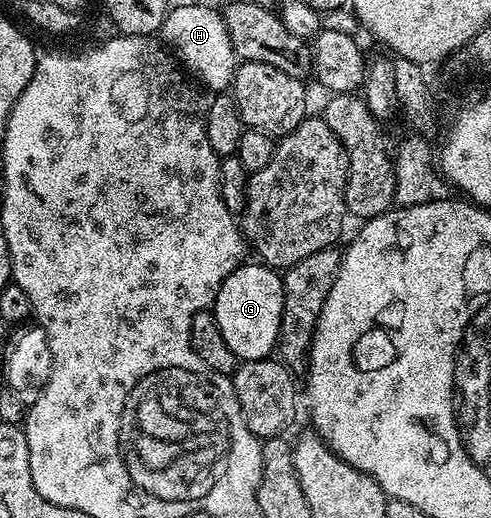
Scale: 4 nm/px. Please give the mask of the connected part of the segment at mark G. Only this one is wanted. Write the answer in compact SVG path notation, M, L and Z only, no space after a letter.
M246 261L221 282L211 310L219 325L219 333L223 333L231 353L244 361L267 359L278 350L284 304L285 285L282 276L260 261Z

